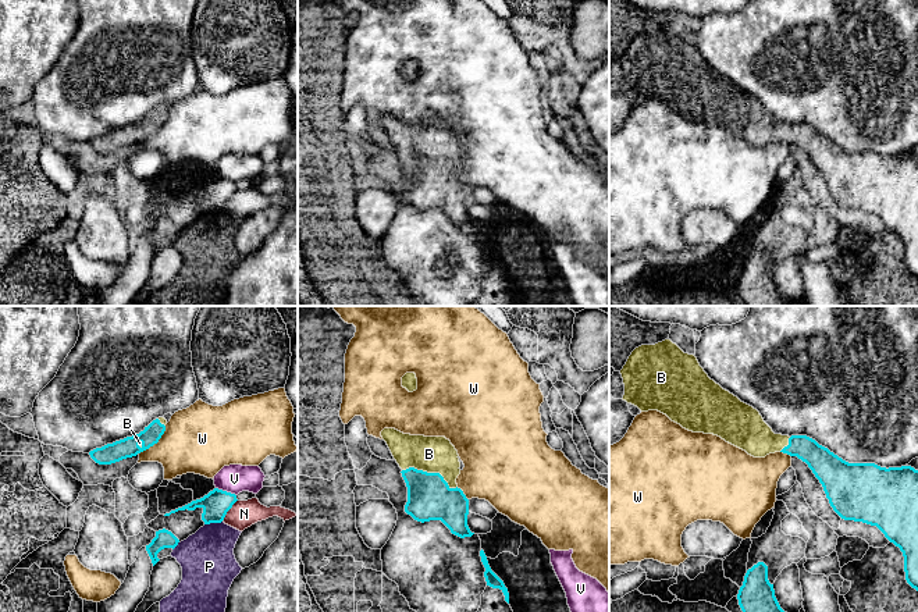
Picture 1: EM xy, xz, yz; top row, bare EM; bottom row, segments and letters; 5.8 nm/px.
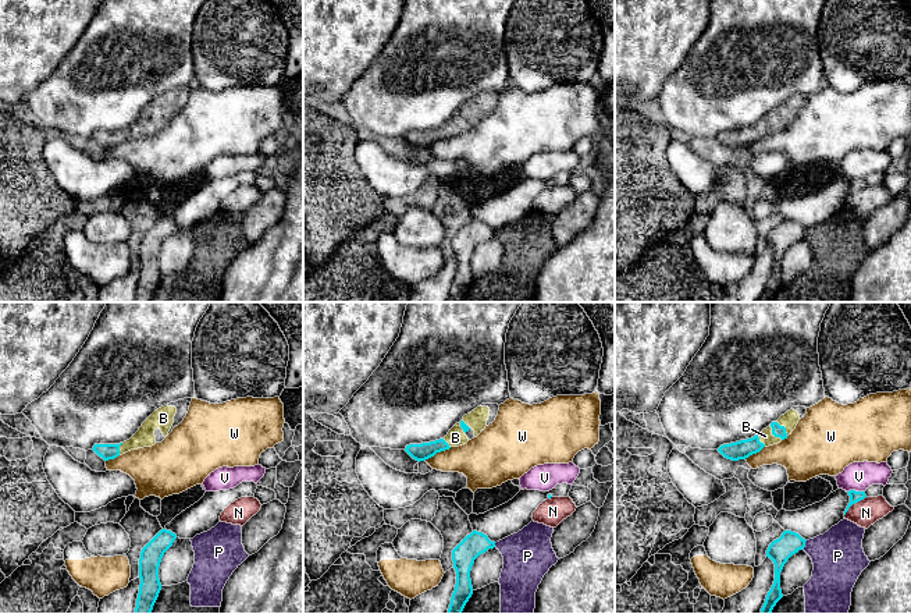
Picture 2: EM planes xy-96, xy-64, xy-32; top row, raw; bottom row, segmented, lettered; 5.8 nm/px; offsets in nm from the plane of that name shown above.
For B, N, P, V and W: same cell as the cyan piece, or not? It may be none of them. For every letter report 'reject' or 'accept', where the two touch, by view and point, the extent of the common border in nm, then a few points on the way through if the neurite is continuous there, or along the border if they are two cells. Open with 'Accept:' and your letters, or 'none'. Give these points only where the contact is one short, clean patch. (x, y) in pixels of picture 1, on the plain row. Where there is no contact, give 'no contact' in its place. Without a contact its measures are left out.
Accept: B
B: accept; contact xz (430, 162); length 340 nm
N: reject; contact xy (228, 198); length 160 nm
P: reject; contact xy (213, 210); length 110 nm
V: reject; contact xy (226, 180); length 130 nm
W: reject; contact xy (155, 131); length 240 nm; border xy (166, 114), (166, 118), (156, 131), (137, 142)

